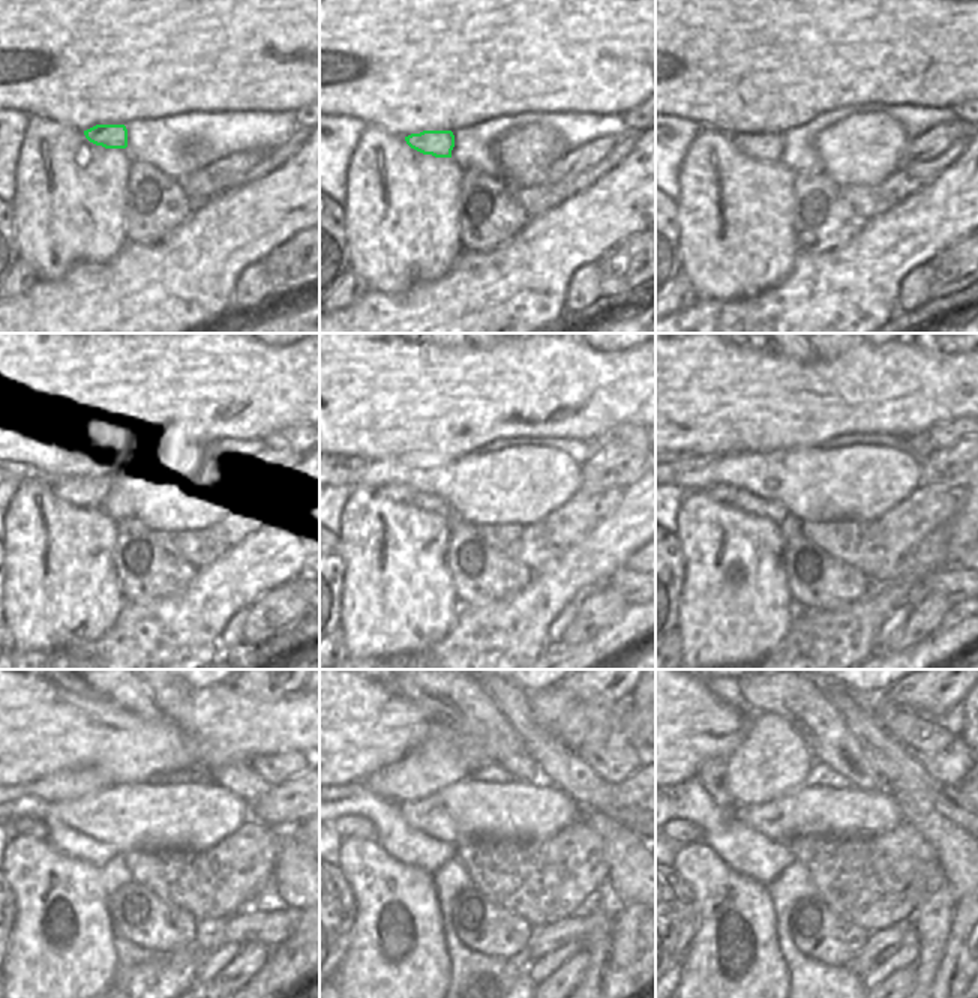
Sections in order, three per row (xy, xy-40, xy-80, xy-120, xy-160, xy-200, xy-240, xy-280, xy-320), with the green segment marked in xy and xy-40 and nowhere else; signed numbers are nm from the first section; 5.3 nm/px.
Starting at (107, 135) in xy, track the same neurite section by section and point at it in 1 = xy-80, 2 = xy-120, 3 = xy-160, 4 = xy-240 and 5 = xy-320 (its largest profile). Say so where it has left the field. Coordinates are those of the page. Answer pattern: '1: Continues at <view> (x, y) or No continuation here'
1: Continues at xy-80 (767, 147)
2: Continues at xy-120 (83, 492)
3: Continues at xy-160 (398, 492)
4: Continues at xy-240 (30, 827)
5: Continues at xy-320 (686, 832)

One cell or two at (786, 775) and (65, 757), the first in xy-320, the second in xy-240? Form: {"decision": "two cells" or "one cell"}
{"decision": "two cells"}

